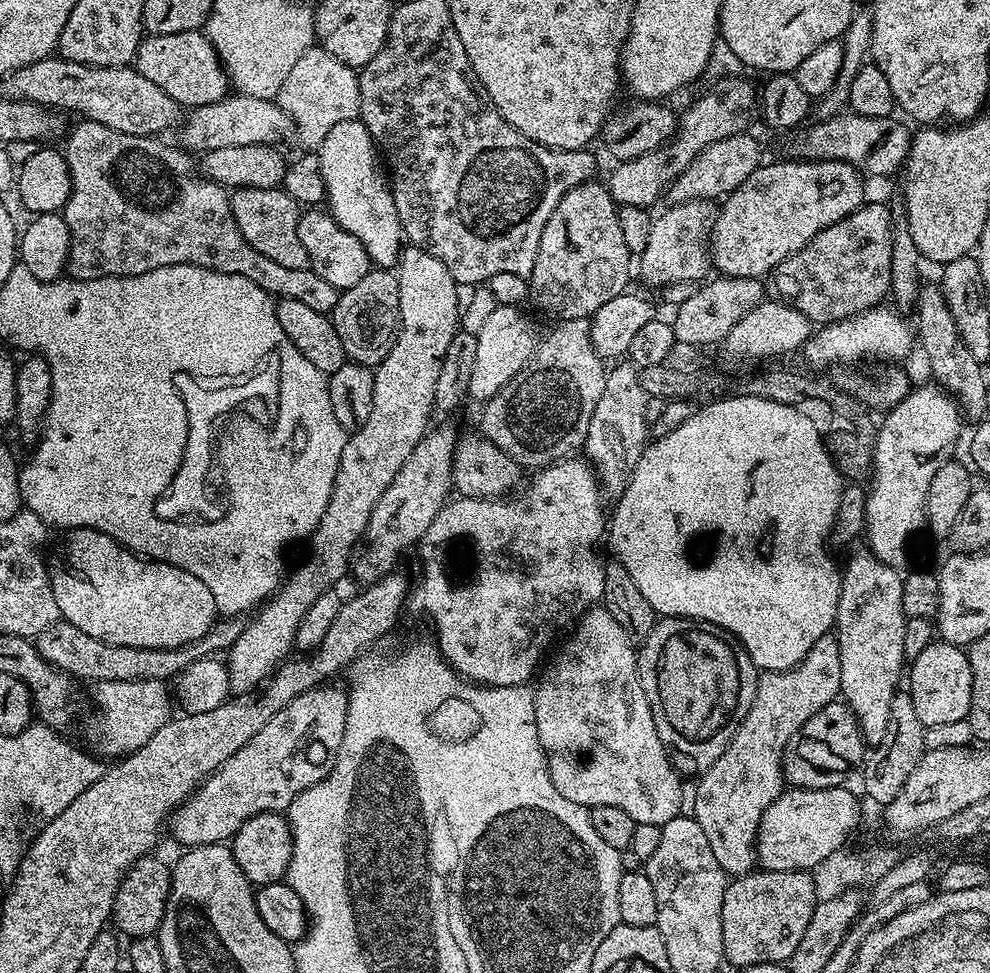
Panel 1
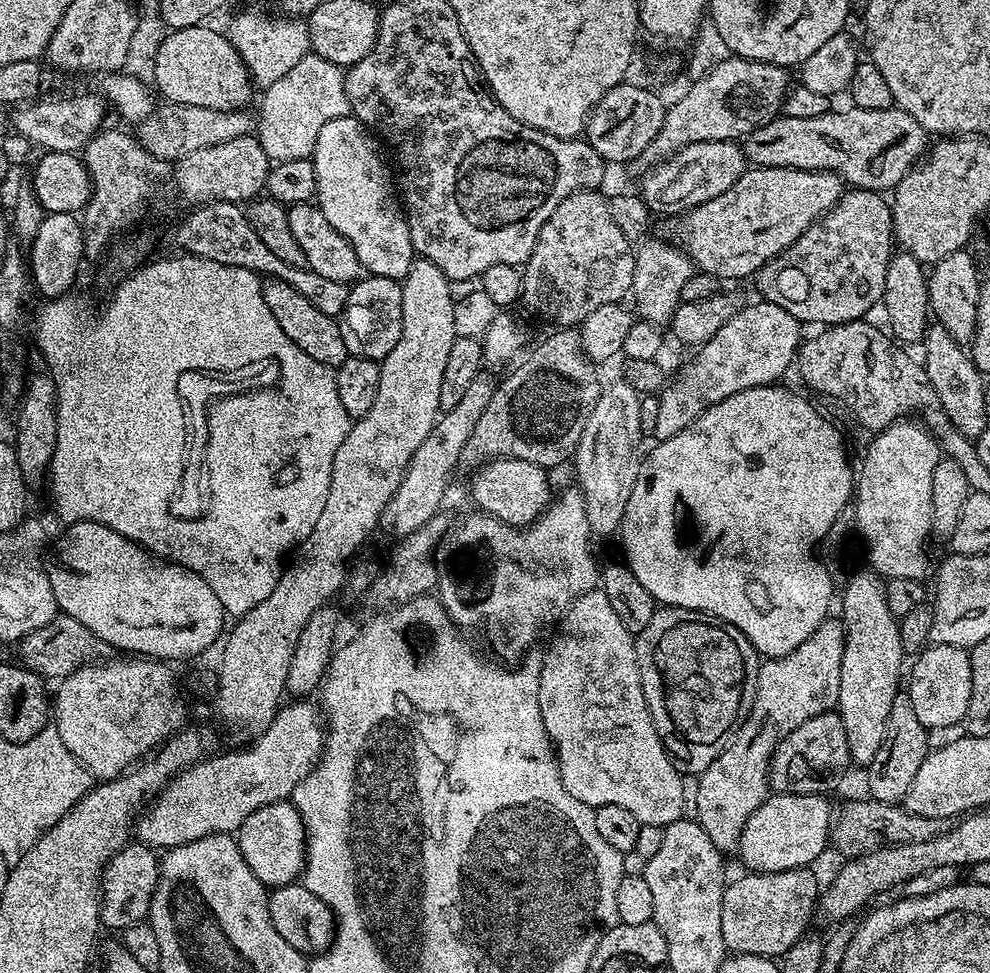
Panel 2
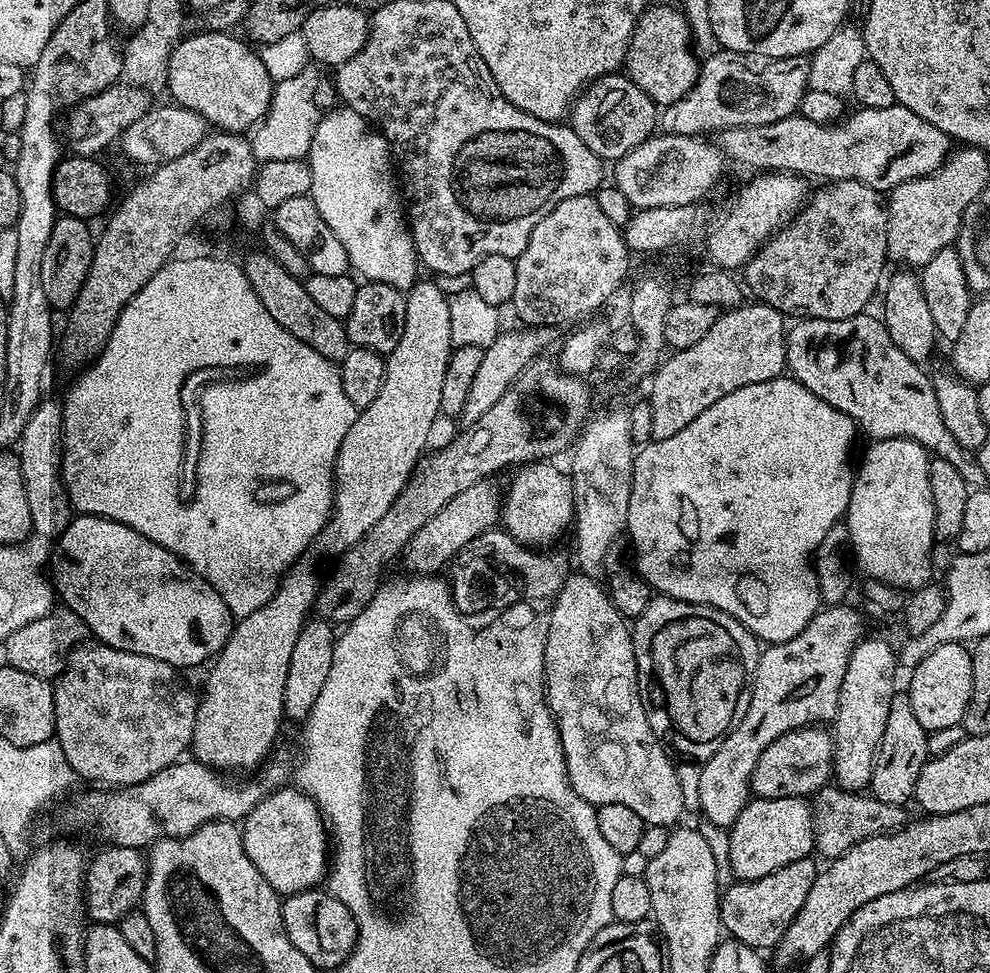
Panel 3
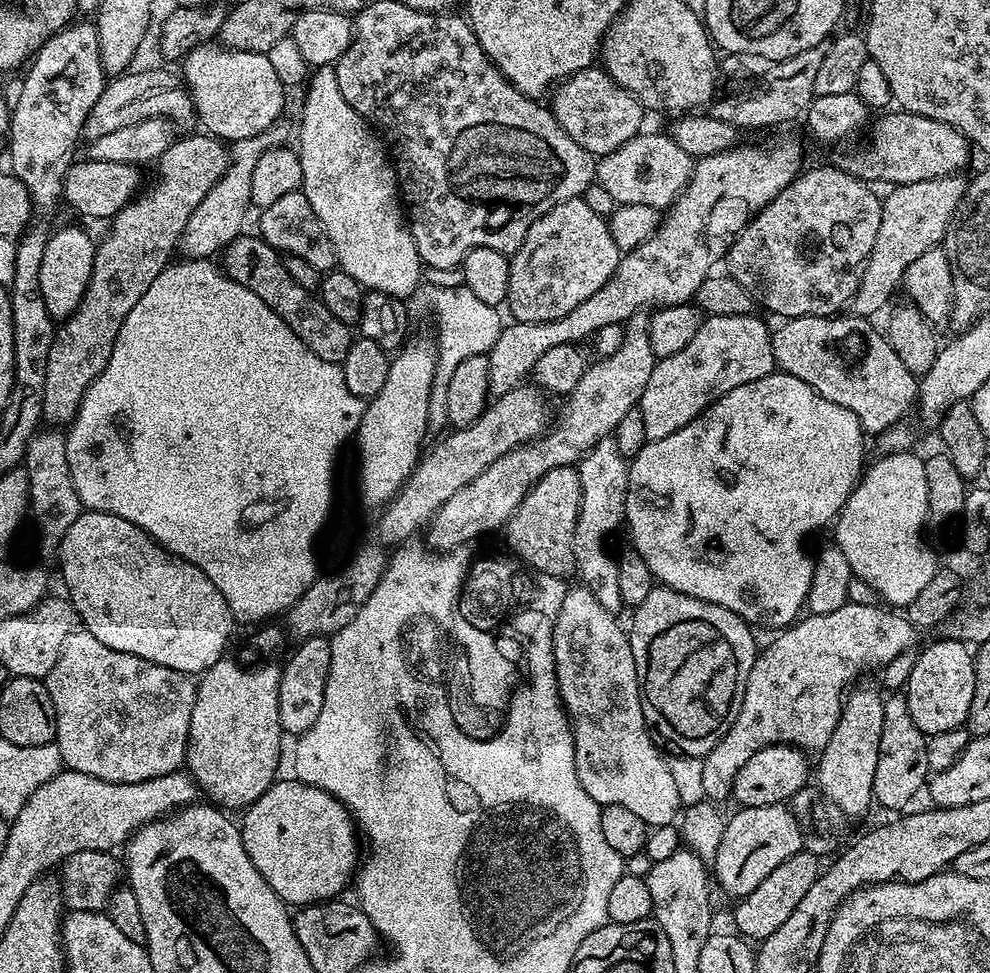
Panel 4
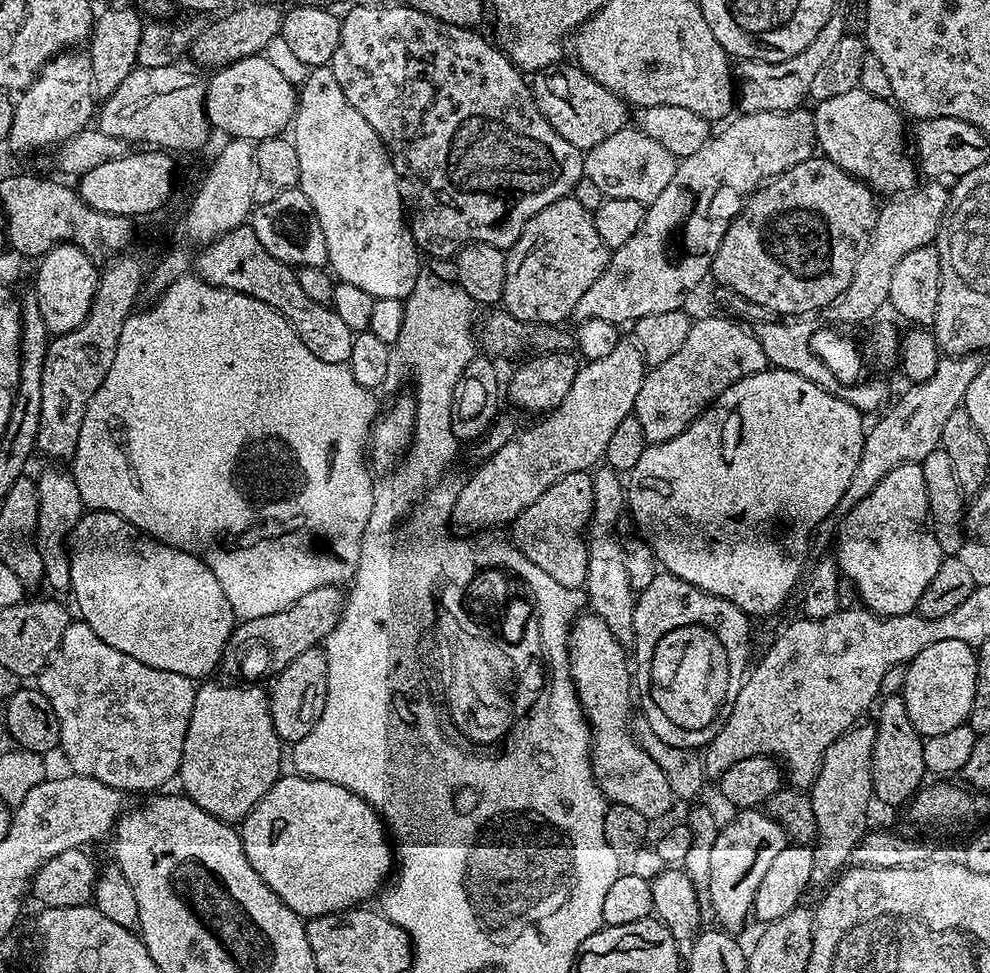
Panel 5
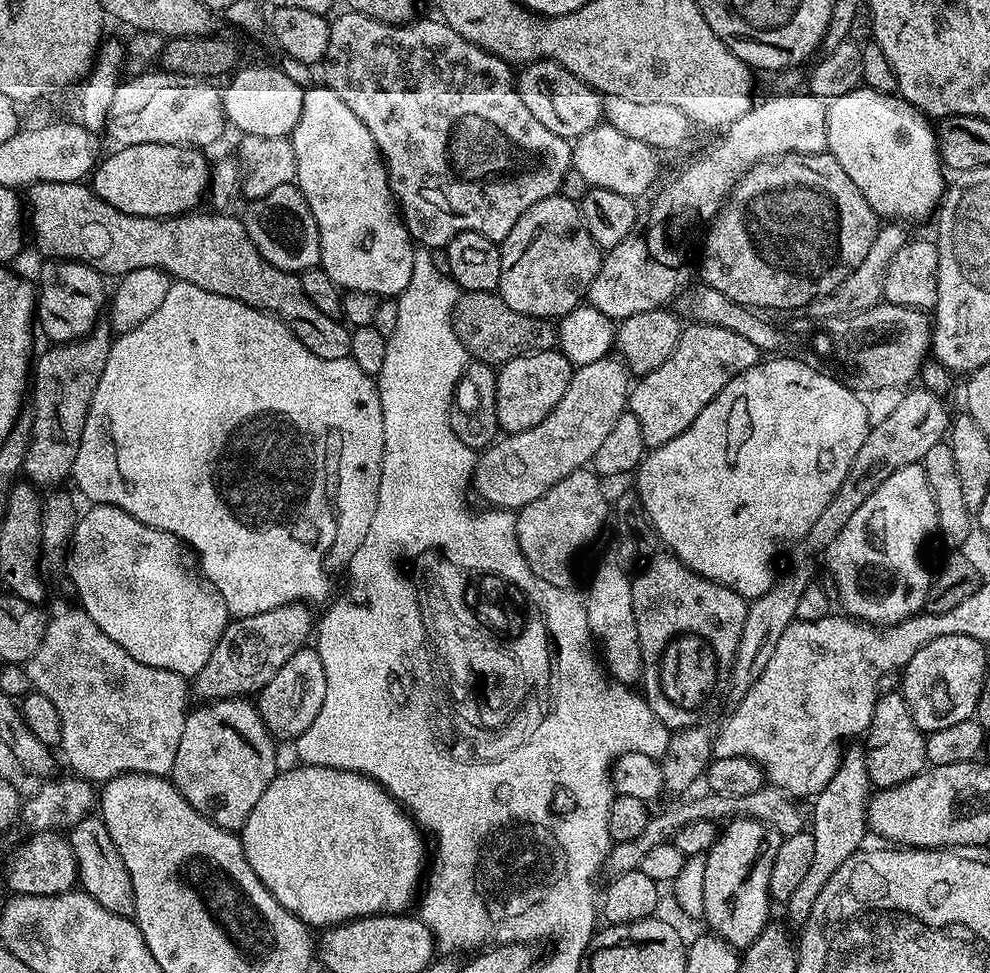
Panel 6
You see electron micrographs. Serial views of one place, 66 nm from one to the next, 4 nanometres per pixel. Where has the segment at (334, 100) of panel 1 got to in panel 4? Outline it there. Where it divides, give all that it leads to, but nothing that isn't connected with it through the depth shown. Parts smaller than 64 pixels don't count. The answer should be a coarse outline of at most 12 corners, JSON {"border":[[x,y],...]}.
{"border":[[280,126],[235,141],[228,168],[182,230],[181,257],[206,260],[245,231],[250,178]]}

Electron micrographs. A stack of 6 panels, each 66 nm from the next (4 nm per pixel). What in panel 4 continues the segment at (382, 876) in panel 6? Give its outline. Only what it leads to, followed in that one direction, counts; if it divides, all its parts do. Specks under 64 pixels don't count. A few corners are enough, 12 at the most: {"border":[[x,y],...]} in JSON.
{"border":[[280,778],[239,829],[285,905],[349,887],[362,856],[343,802]]}

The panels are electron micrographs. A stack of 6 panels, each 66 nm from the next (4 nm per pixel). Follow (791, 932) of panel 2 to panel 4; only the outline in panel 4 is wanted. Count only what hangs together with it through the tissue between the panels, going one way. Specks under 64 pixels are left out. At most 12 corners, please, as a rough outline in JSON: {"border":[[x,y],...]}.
{"border":[[807,850],[735,901],[735,931],[774,934],[814,886],[821,857]]}

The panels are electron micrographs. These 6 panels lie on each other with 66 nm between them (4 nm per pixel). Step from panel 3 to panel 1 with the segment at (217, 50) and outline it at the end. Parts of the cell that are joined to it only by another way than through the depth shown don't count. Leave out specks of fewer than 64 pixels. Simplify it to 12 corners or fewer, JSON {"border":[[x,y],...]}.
{"border":[[200,30],[145,35],[134,67],[188,110],[230,92]]}

